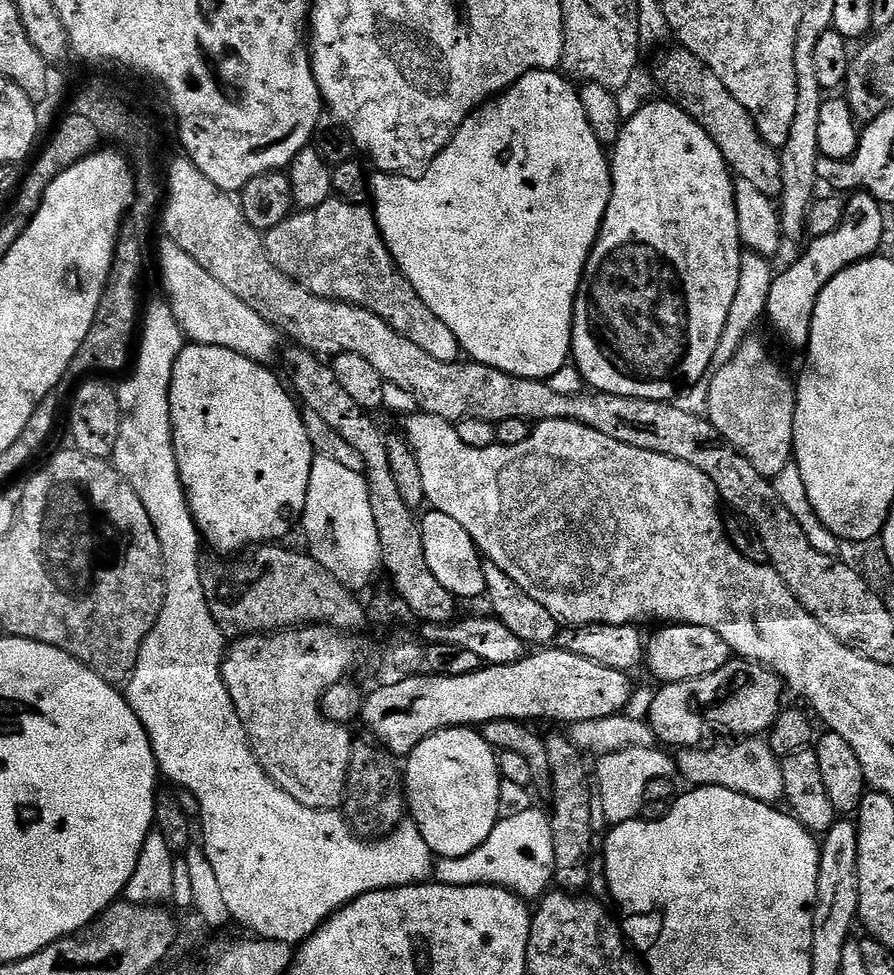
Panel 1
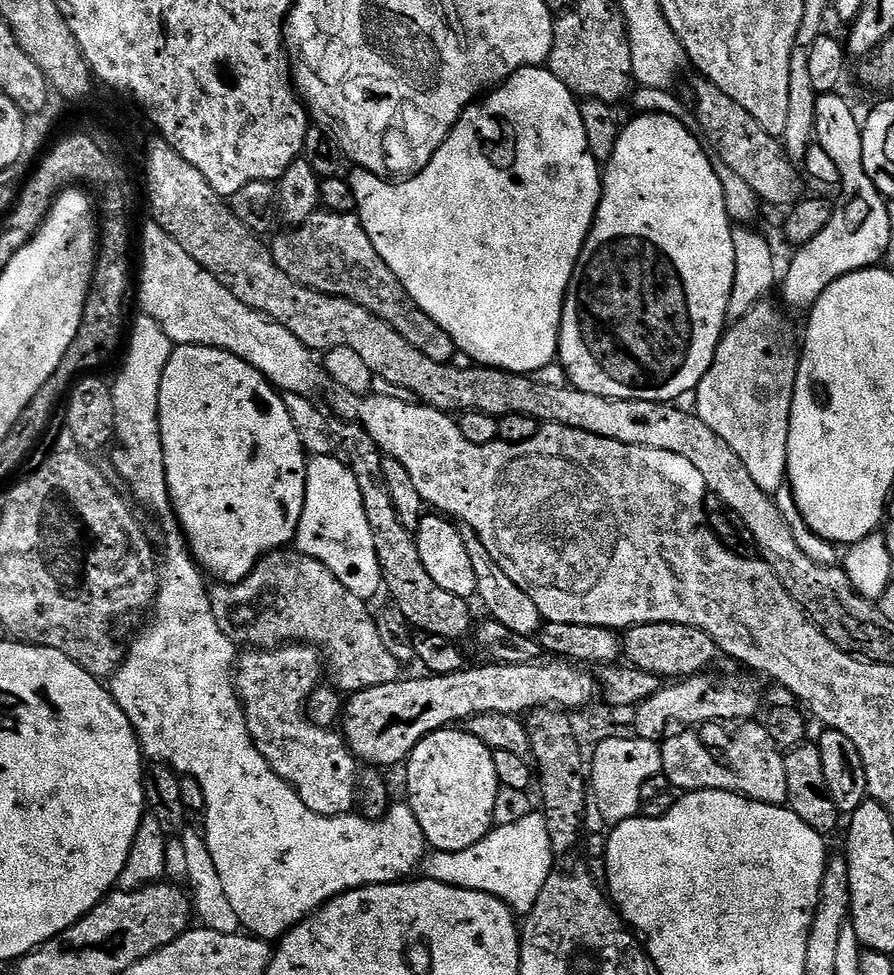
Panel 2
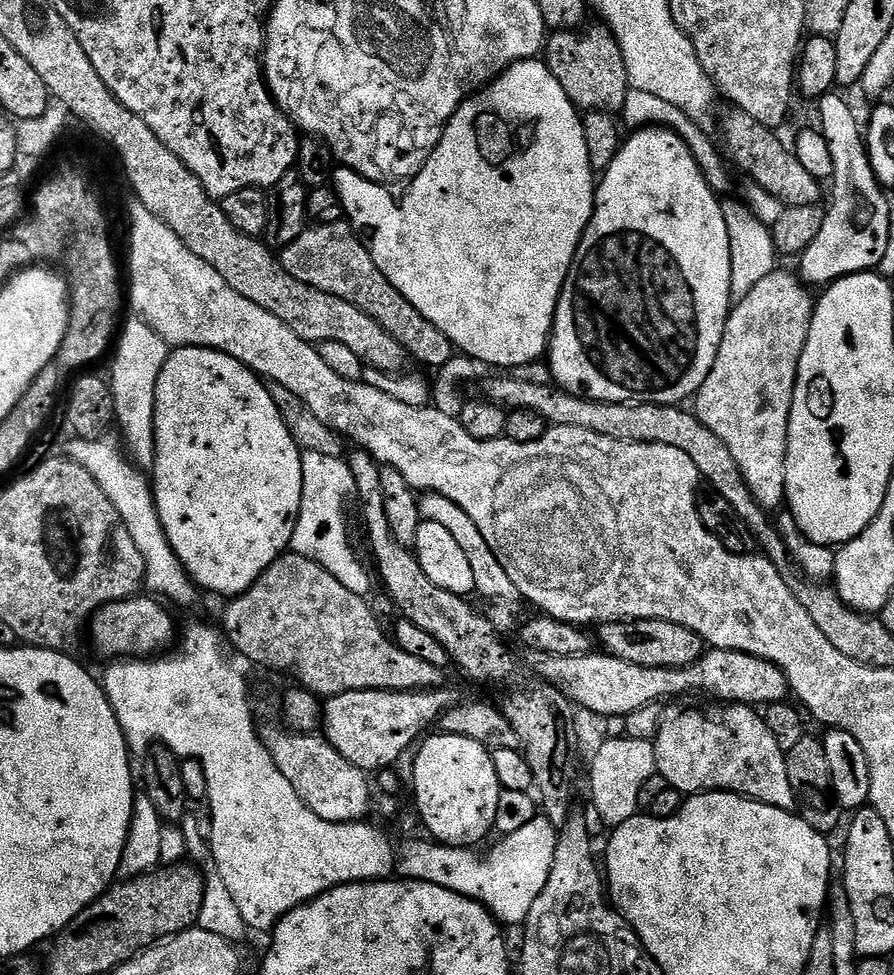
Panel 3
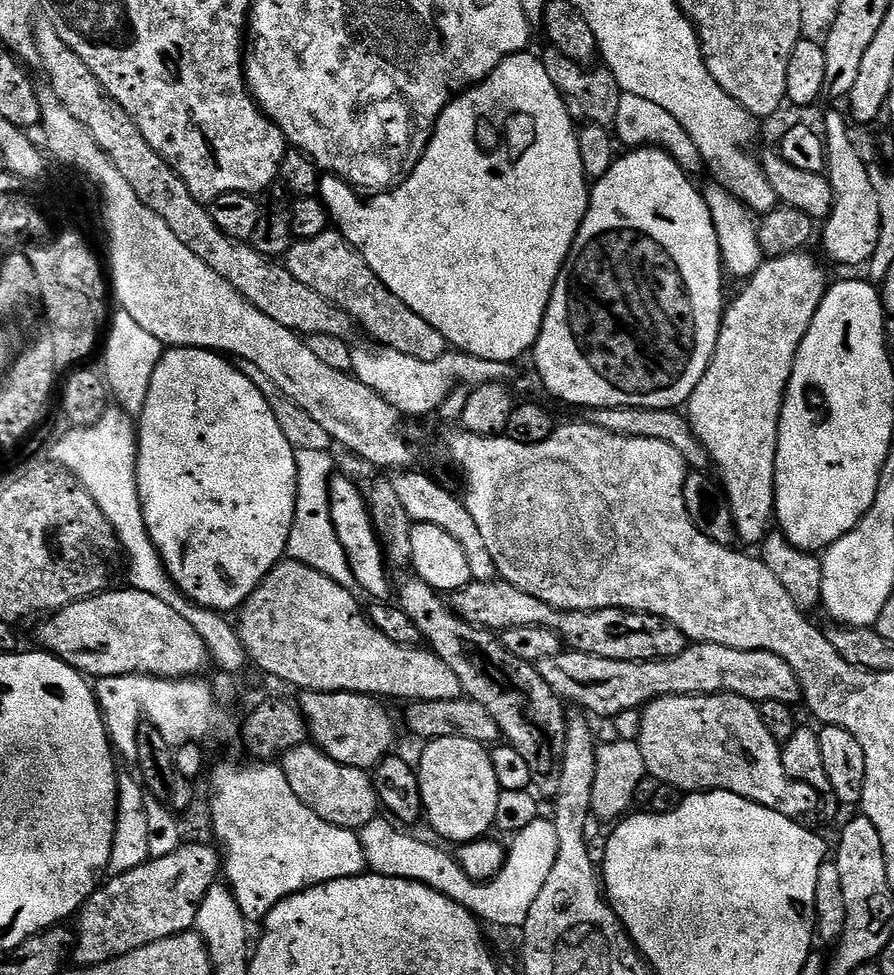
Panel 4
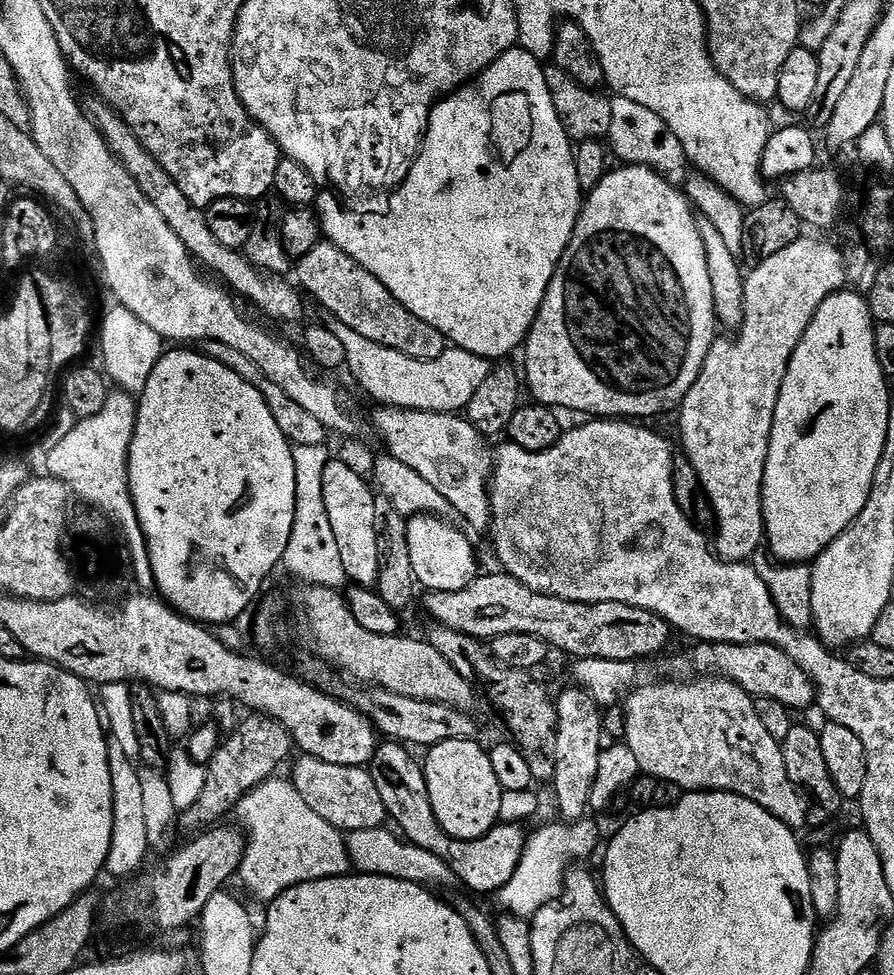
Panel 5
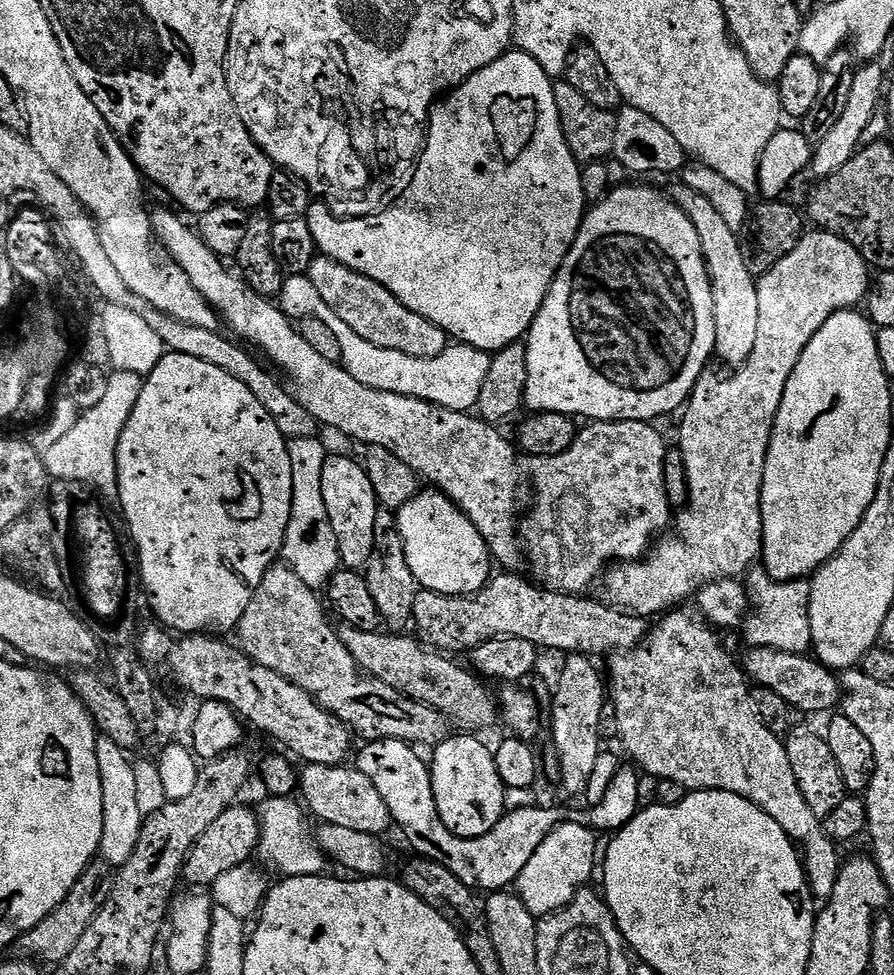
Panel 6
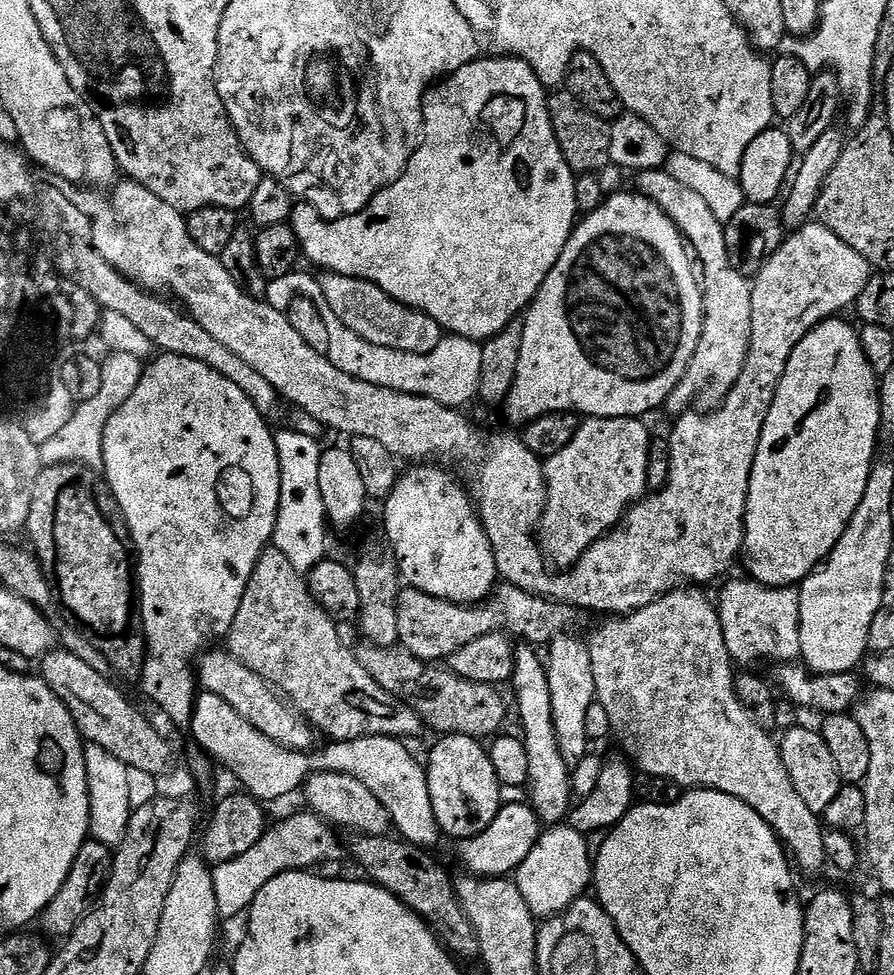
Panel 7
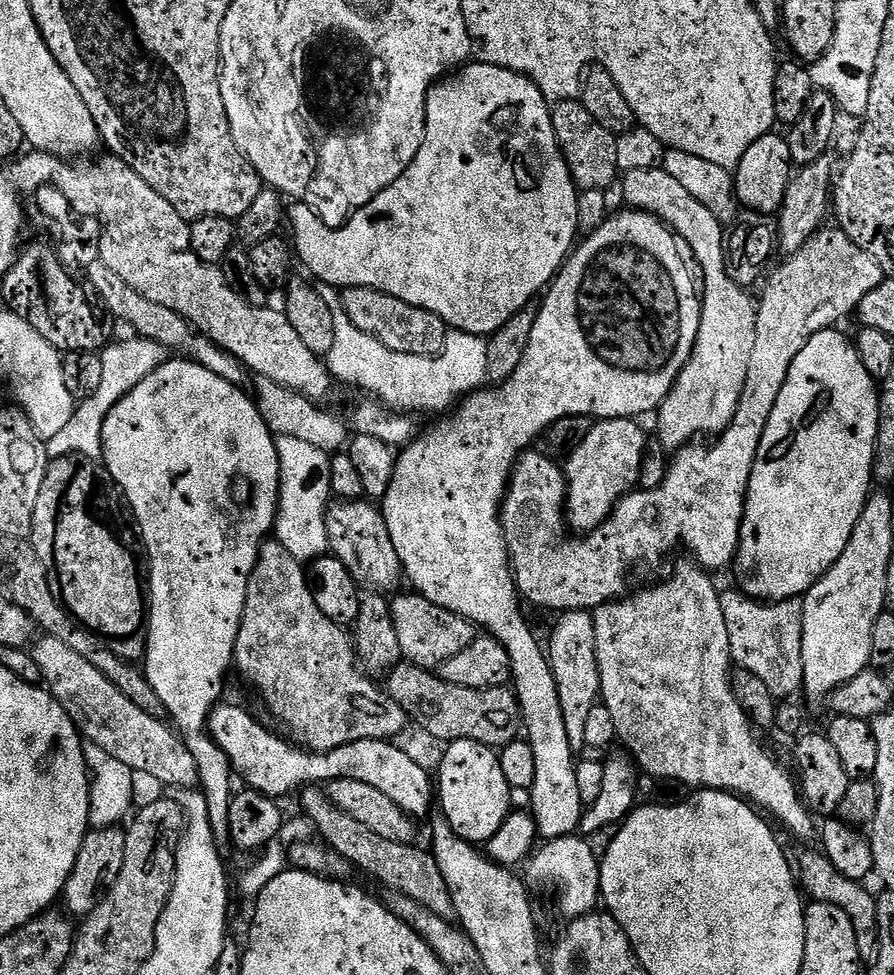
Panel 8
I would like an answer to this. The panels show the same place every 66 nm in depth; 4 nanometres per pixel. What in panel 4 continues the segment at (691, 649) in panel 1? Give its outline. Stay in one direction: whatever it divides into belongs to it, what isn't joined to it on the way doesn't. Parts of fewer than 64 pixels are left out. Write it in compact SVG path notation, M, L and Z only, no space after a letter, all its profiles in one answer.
M497 578L492 581L472 580L458 591L451 593L450 607L466 622L479 628L503 630L518 626L542 626L554 630L571 651L597 655L598 658L654 661L674 658L688 647L688 637L664 616L651 616L645 612L627 612L617 608L593 612L563 612L561 608L526 594L512 584Z

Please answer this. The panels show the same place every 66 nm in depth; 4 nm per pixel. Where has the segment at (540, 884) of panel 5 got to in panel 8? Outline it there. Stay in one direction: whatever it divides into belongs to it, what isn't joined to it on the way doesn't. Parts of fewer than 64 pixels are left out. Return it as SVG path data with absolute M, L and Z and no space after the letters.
M580 834L547 841L543 845L545 848L531 857L532 865L528 868L527 879L533 885L534 883L553 884L556 887L556 892L560 895L560 912L568 922L578 919L579 916L586 916L589 912L597 911L602 900L598 852L595 852L587 842L589 841Z

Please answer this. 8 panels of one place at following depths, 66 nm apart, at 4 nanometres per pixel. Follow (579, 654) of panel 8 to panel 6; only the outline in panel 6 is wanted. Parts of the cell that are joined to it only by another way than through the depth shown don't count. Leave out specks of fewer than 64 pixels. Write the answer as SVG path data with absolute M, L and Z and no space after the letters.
M569 655L556 680L556 693L552 696L552 744L560 784L568 796L583 797L590 783L590 774L602 751L598 734L598 718L606 703L606 680L586 656Z

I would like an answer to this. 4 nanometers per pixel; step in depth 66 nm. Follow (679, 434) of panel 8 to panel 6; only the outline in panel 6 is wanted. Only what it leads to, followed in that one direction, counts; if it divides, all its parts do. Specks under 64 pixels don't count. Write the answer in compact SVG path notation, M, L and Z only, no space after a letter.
M677 184L668 192L669 199L677 205L691 221L693 227L696 228L702 246L702 254L704 255L704 266L708 273L709 281L712 285L712 301L714 302L714 322L716 323L716 349L715 355L721 356L726 363L731 366L739 366L744 364L754 348L754 338L758 336L758 294L756 286L757 277L750 274L750 270L746 266L742 258L740 250L740 242L737 233L726 226L724 219L714 206L710 205L708 198L702 197L697 191L690 190L683 184Z

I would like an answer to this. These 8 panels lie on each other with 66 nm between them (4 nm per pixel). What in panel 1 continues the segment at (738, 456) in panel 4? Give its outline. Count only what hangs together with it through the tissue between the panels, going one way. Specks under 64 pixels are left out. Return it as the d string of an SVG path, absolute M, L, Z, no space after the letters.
M754 338L741 341L736 353L719 366L716 373L711 373L712 381L708 384L706 418L748 459L758 474L769 478L776 476L794 456L792 427L796 390L793 377L788 377L780 369L779 362L768 353L767 346Z

